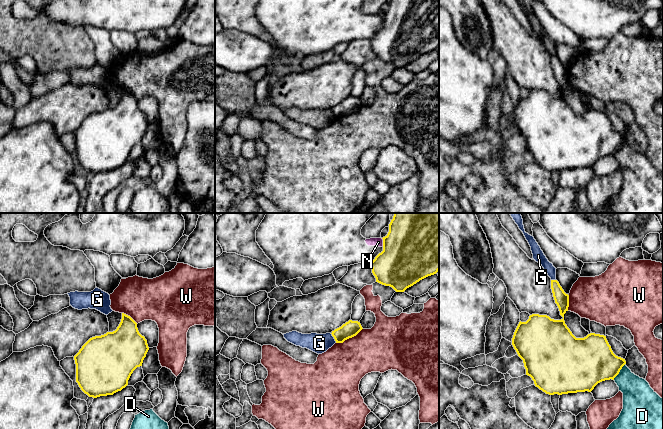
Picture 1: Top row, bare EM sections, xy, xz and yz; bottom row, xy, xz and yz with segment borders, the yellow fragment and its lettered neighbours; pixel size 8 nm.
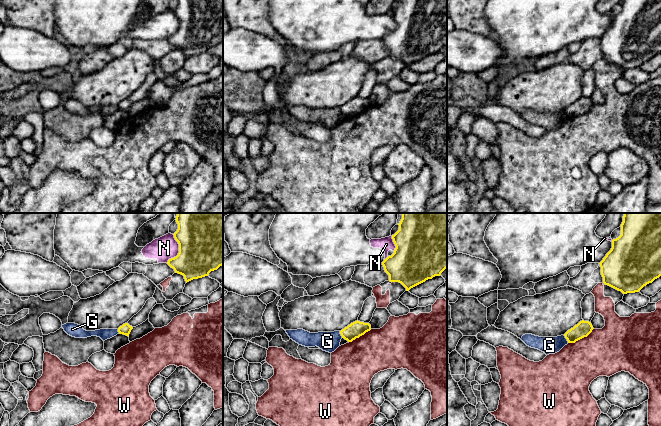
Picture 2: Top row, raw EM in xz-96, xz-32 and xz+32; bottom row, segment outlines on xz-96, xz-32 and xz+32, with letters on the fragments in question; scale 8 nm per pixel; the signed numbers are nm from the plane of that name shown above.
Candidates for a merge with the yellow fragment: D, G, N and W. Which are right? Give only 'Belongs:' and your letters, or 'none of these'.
Belongs: none of these

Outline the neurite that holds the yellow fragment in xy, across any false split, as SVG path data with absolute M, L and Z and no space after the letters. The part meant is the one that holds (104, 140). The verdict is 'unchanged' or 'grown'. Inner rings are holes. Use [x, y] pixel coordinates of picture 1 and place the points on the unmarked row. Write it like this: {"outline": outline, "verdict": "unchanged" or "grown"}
{"outline": "M122 89L122 95L113 108L90 114L74 132L76 140L76 158L89 173L113 171L128 161L133 147L142 142L149 126L147 116L137 104L137 99Z", "verdict": "unchanged"}

